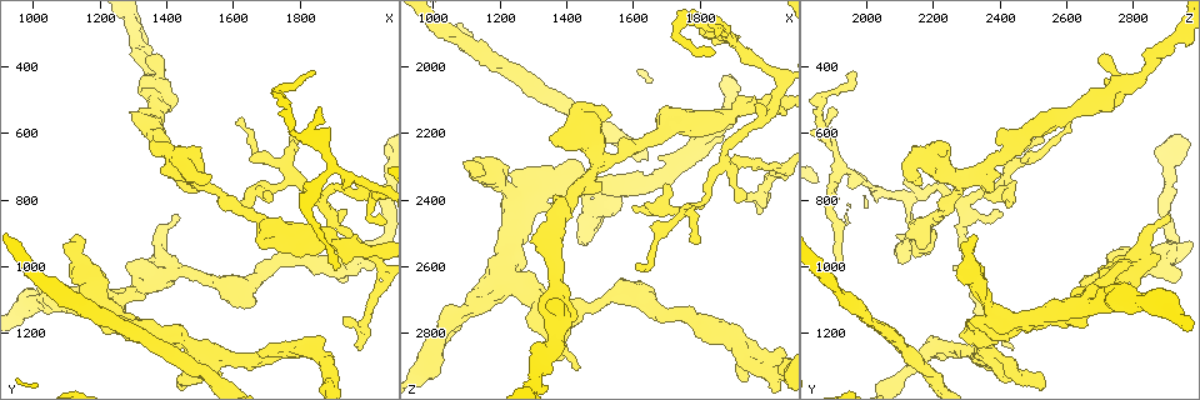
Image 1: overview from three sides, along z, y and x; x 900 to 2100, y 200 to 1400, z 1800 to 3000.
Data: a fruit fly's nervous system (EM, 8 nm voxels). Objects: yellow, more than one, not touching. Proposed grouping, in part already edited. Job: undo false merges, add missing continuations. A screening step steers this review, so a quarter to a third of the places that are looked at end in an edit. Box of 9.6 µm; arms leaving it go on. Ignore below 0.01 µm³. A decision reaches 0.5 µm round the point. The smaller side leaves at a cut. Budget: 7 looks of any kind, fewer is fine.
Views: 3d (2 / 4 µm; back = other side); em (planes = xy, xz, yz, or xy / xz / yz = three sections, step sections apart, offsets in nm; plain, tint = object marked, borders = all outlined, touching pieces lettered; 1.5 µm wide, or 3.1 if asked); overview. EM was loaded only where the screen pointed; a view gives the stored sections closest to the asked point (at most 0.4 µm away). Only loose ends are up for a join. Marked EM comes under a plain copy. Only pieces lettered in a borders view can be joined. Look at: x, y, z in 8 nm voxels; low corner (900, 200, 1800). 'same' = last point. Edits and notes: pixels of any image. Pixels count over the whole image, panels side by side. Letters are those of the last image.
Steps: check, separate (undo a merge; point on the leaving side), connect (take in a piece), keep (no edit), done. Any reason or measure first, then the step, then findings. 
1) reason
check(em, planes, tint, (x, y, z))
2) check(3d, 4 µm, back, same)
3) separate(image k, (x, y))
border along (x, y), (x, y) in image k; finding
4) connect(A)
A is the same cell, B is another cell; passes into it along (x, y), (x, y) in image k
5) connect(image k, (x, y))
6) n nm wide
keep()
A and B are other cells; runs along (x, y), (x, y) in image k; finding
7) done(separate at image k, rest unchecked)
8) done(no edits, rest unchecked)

abrupt turn
check(3d, 4 µm, (1730, 480, 1890))

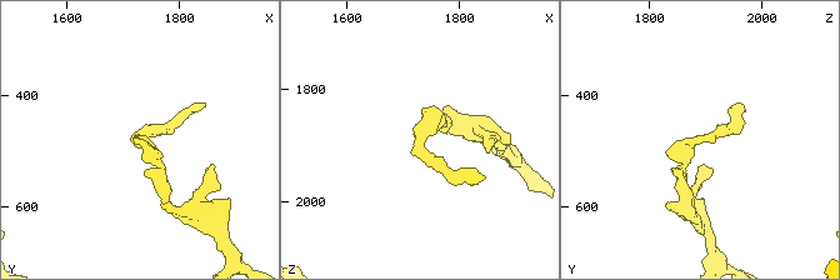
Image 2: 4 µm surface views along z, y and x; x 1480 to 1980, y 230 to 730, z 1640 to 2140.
now the EM
check(em, xz, step 4, tint, (1740, 485, 1875))

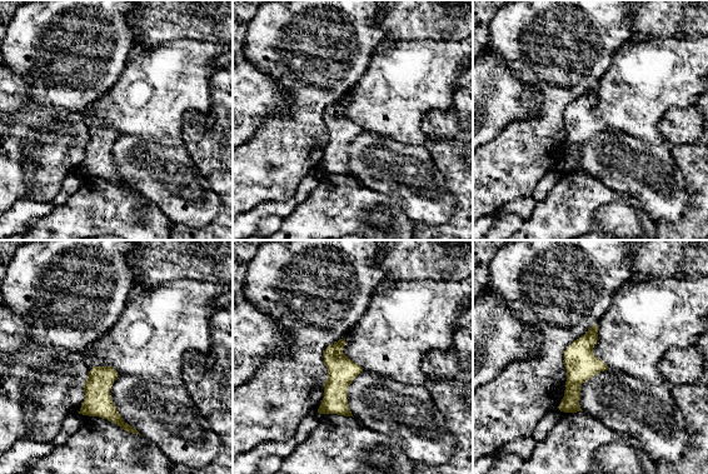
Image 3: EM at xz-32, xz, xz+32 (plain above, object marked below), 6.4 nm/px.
another direction
check(em, planes, borders, same)

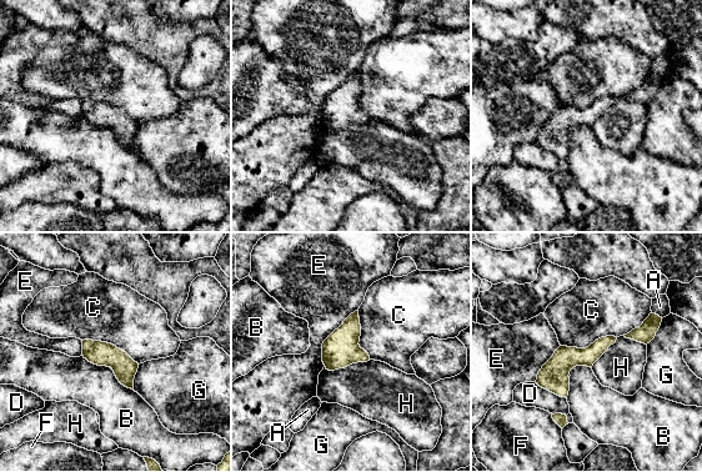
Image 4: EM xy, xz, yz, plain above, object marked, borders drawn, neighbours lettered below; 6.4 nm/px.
140 nm wide
keep()
A, B, C, D, E, F, G and H are other cells; continuous, no second neuron

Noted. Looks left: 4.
branch stops here
check(em, planes, borders, (1430, 840, 2900))

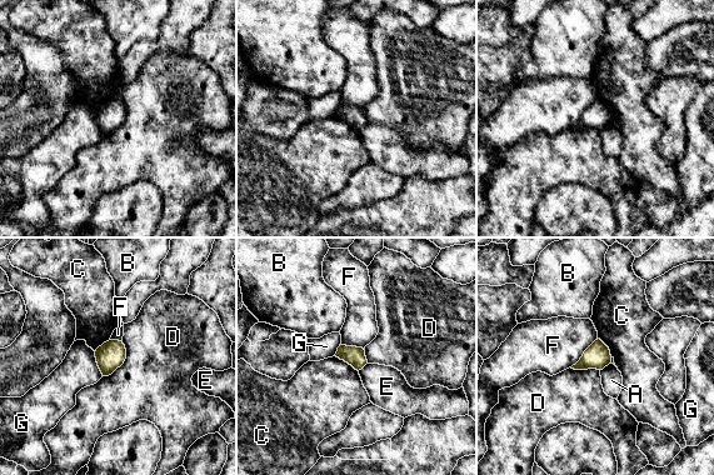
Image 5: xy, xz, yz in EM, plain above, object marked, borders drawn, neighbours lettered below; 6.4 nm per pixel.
keep()
A, B, C, D, E, F and G are other cells; border along (598, 339), (570, 366) in image 5; no lettered piece goes on from it

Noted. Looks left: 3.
thick end
check(3d, 2 µm, (1460, 760, 2380))

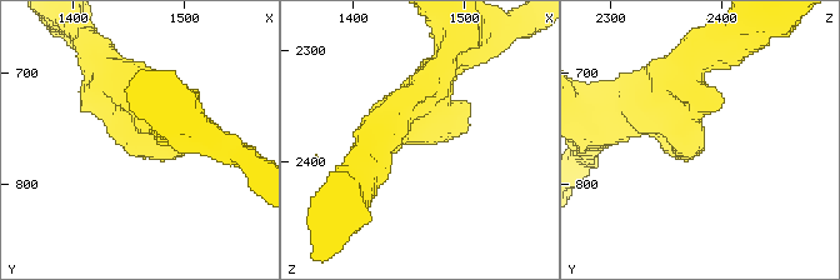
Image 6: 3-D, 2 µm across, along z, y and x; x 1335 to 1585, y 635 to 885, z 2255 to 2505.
arms of 280, 300 nm
check(em, planes, borders, (1462, 766, 2384))

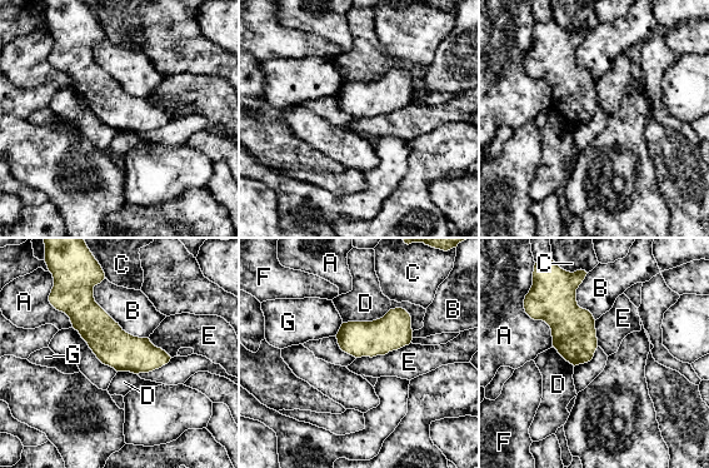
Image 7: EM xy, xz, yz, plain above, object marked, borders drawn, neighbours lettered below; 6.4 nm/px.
keep()
A, B, C, D, E, F and G are other cells; runs along (74, 300), (126, 353), (166, 358) in image 7; no lettered piece goes on from it

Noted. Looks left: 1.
done(no edits, rest unchecked)

